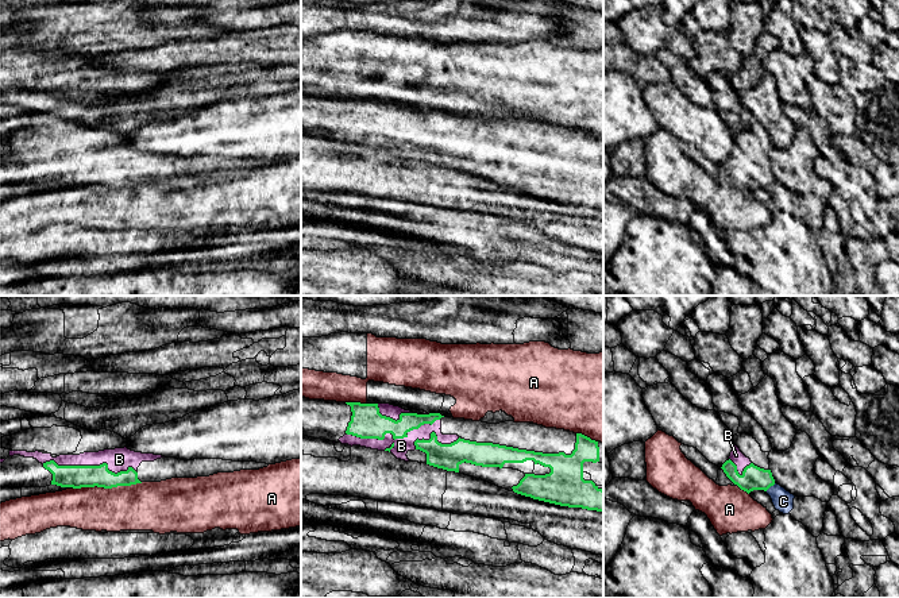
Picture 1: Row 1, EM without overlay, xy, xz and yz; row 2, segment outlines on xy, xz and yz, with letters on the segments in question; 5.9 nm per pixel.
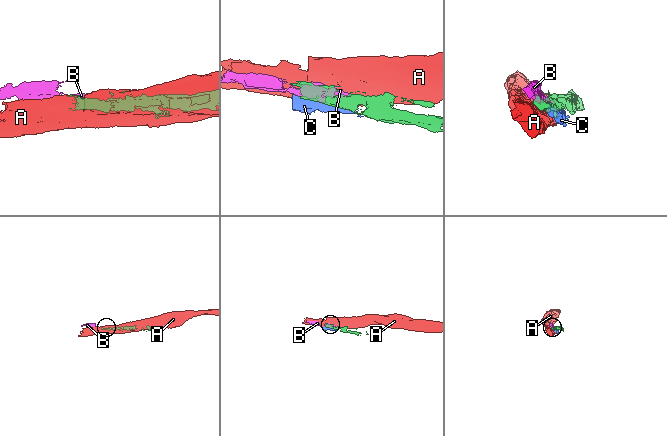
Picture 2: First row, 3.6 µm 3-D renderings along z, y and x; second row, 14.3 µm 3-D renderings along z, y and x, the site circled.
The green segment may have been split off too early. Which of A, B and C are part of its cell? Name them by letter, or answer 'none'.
B

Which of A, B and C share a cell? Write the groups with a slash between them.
A / B / C

